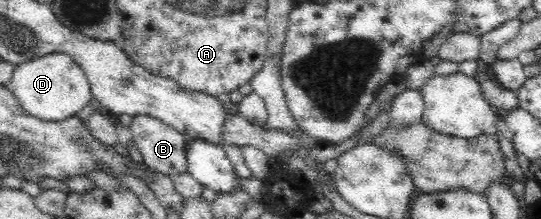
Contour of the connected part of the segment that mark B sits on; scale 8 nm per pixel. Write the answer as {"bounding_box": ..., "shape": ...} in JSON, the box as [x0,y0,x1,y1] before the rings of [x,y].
{"bounding_box":[130,113,187,174],"shape":[[[146,113],[133,116],[130,135],[145,166],[164,174],[185,174],[187,144],[182,133]]]}

